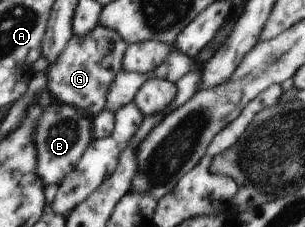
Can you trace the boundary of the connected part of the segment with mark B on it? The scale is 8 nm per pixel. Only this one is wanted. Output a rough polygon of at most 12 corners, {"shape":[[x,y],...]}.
{"shape":[[52,100],[35,123],[35,173],[59,185],[93,141],[92,118]]}

